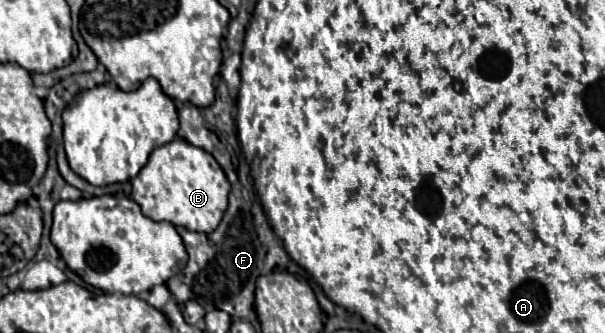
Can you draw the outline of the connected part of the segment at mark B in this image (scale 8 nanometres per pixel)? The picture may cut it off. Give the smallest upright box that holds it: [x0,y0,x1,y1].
[131,137,231,235]

